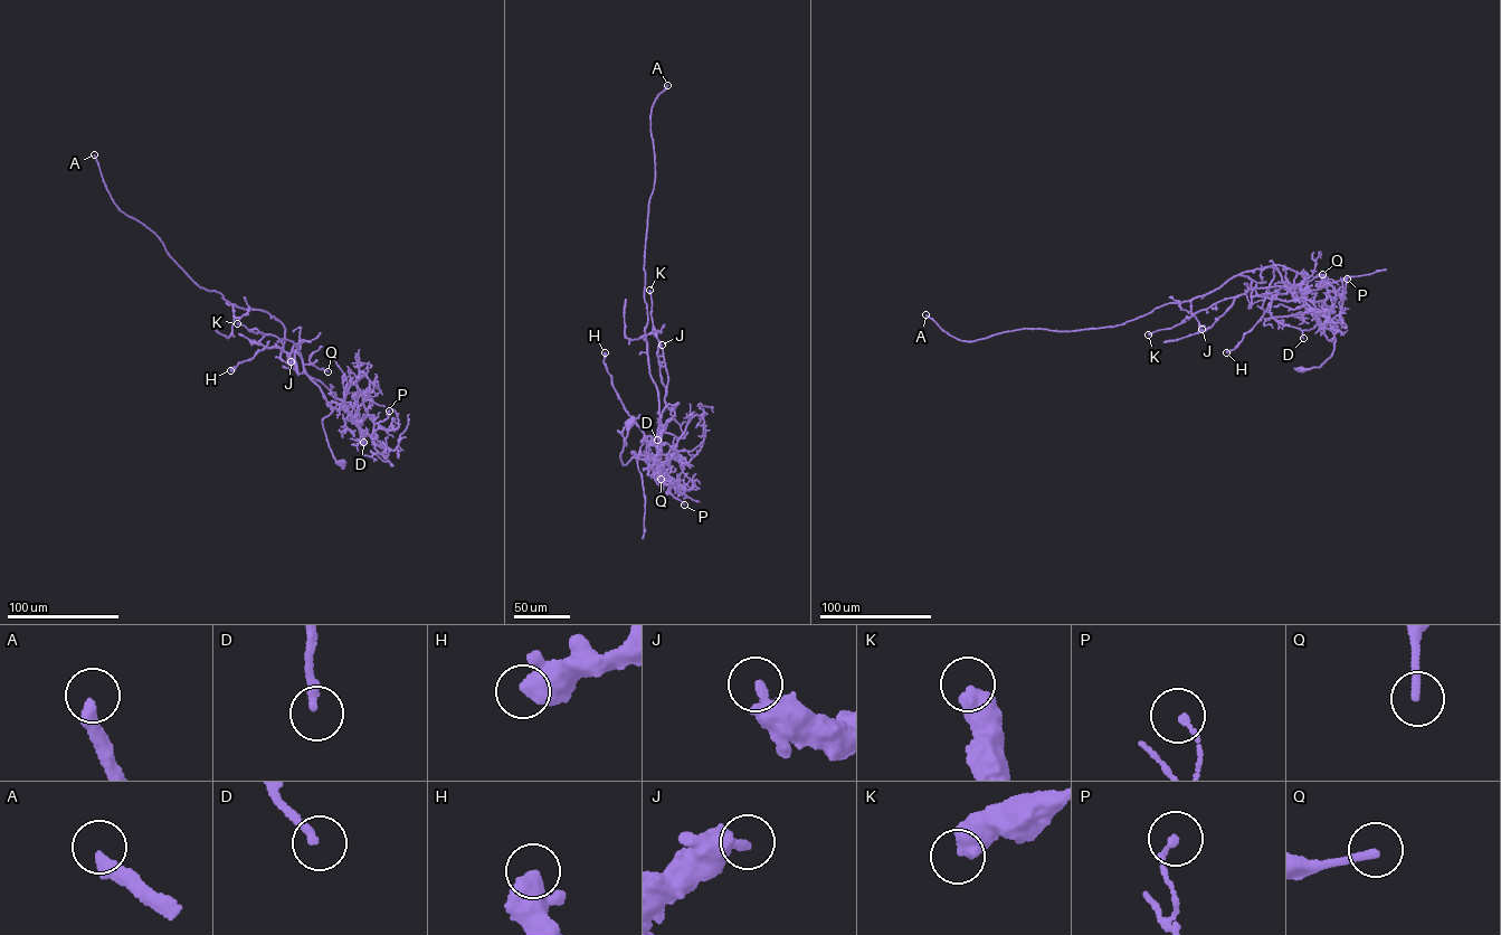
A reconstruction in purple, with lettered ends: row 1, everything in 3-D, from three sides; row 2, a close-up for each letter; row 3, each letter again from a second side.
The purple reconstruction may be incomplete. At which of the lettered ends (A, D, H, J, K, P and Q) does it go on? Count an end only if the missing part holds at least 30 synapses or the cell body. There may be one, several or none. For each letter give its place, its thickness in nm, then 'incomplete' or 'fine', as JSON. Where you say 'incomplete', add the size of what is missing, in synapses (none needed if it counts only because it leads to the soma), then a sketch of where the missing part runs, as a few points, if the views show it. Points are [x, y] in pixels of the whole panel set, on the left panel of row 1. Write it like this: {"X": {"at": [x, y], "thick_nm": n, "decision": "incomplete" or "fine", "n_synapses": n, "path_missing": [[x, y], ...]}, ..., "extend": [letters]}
{"A": {"at": [94, 154], "thick_nm": 320, "decision": "incomplete", "n_synapses": 200, "path_missing": [[94, 154], [75, 120], [57, 107], [21, 65], [32, 50], [46, 48], [64, 52], [72, 67]]}, "D": {"at": [363, 442], "thick_nm": 220, "decision": "fine"}, "H": {"at": [230, 370], "thick_nm": 420, "decision": "fine"}, "J": {"at": [291, 361], "thick_nm": 360, "decision": "fine"}, "K": {"at": [237, 323], "thick_nm": 600, "decision": "fine"}, "P": {"at": [389, 411], "thick_nm": 160, "decision": "fine"}, "Q": {"at": [328, 371], "thick_nm": 220, "decision": "incomplete", "n_synapses": 45, "path_missing": [[328, 371], [351, 387]]}, "extend": ["A", "Q"]}

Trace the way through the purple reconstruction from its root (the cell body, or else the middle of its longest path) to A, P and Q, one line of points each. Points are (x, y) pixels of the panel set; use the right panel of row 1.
A: (1301, 369), (1320, 366), (1335, 338), (1271, 266), (1110, 327), (1026, 328), (969, 342), (925, 314)
P: (1301, 369), (1318, 367), (1330, 356), (1333, 334), (1310, 307), (1321, 310), (1328, 291), (1345, 298), (1347, 279)
Q: (1301, 369), (1320, 366), (1330, 356), (1335, 338), (1290, 290), (1322, 274)

